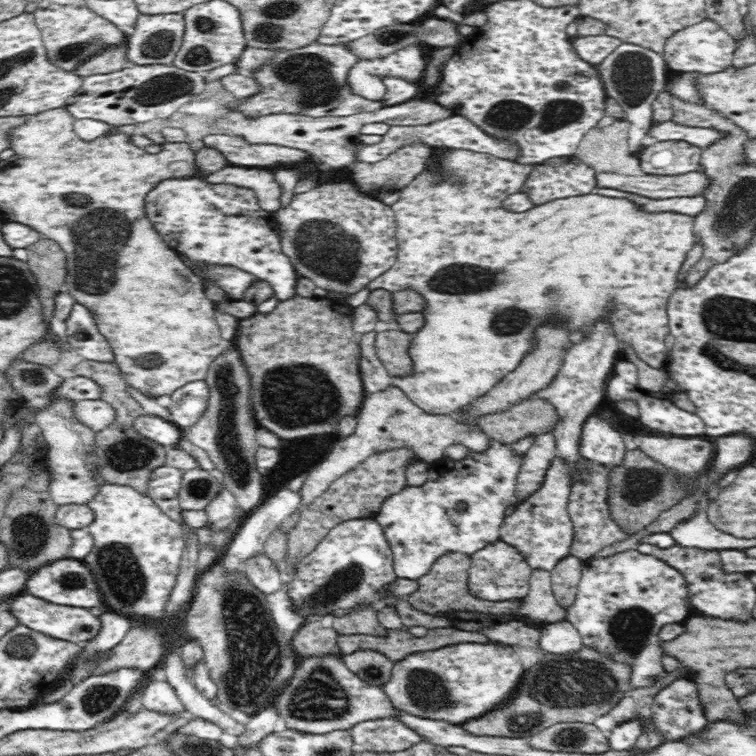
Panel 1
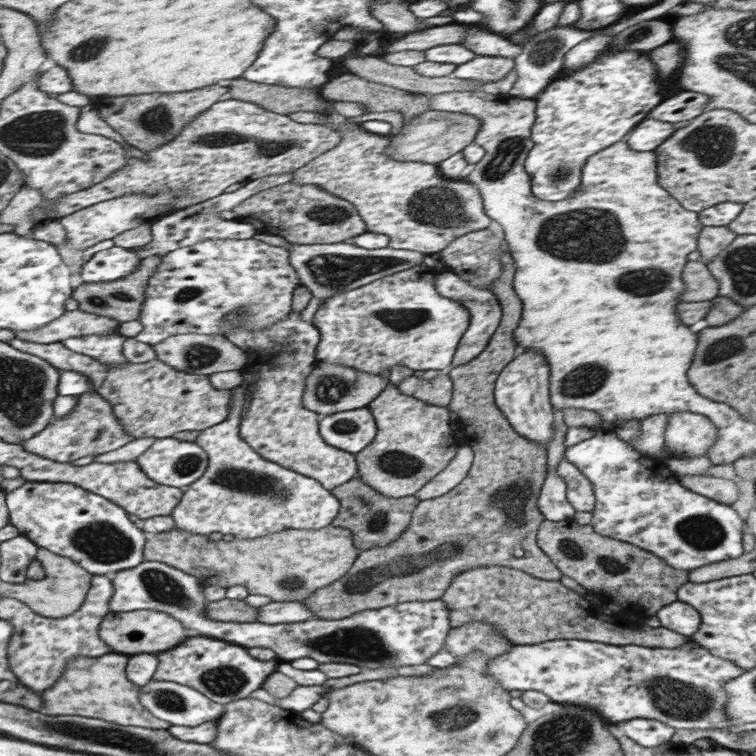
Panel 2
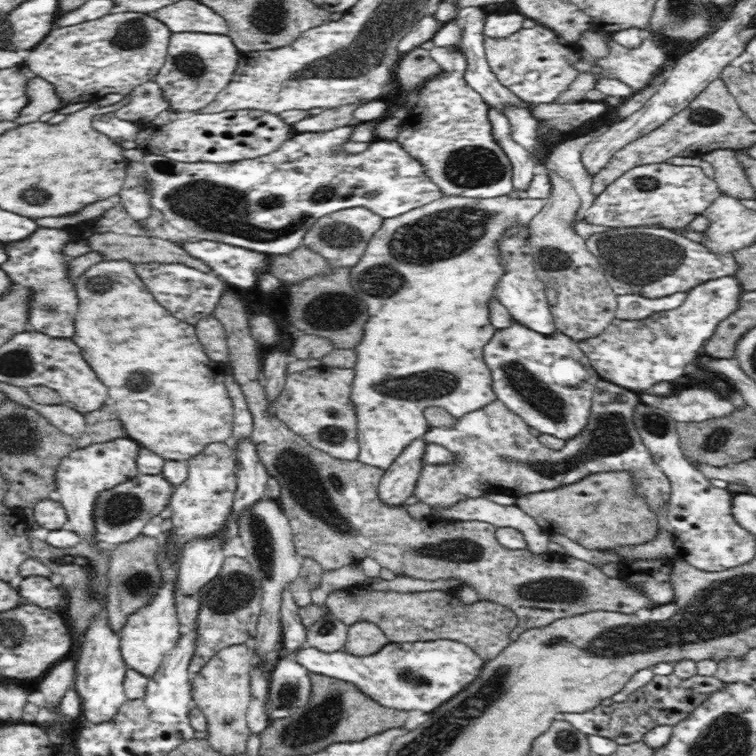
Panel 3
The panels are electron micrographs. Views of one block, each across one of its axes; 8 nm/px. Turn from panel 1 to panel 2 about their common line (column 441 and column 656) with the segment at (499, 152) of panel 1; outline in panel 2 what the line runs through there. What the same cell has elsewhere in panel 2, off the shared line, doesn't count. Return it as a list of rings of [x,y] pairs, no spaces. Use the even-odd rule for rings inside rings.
[[[646,118],[637,124],[635,130],[626,139],[626,143],[638,152],[655,151],[676,130],[676,123]]]

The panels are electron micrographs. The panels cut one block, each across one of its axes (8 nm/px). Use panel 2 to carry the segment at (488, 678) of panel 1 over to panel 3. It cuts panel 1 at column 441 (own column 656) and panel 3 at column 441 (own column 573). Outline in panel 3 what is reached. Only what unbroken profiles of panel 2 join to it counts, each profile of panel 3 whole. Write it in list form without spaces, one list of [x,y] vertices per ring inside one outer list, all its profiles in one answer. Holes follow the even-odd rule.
[[[455,640],[388,643],[370,656],[356,656],[345,650],[322,652],[312,646],[300,647],[290,656],[311,673],[350,681],[368,697],[385,707],[408,712],[432,712],[454,698],[480,674],[483,661],[467,644]]]

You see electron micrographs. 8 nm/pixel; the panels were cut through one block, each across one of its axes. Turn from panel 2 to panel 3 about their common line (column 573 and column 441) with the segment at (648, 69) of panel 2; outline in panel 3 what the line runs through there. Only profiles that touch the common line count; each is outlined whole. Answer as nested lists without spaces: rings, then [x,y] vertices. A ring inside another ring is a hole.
[[[434,47],[431,57],[440,65],[442,72],[438,76],[426,80],[416,90],[418,102],[408,111],[402,120],[400,134],[395,141],[421,166],[425,175],[441,190],[444,196],[463,196],[472,199],[492,199],[506,196],[514,190],[512,182],[511,162],[507,154],[497,145],[491,133],[491,124],[488,118],[490,106],[473,88],[464,80],[464,71],[467,67],[466,57],[461,50],[450,50]]]

